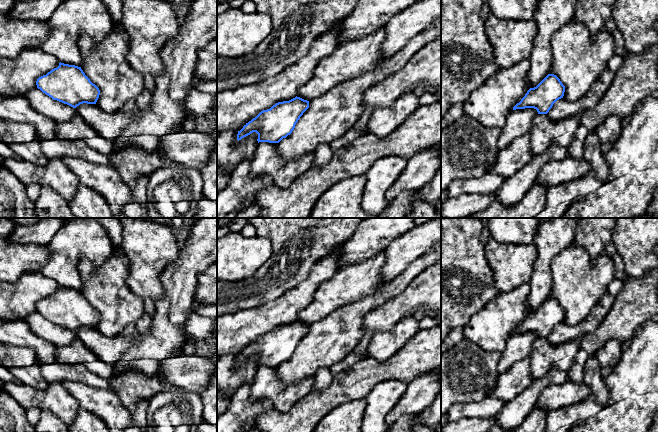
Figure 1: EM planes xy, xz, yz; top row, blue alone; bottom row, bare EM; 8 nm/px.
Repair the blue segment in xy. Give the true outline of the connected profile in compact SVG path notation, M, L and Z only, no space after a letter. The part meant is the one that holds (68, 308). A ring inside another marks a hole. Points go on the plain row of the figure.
M122 254L113 255L102 265L96 266L88 259L82 258L78 265L78 271L83 281L80 291L59 287L57 292L52 293L46 299L36 305L37 312L43 317L64 328L76 332L80 328L96 328L100 333L108 337L114 337L122 333L128 325L136 325L146 313L142 298L131 291L127 285L128 259Z

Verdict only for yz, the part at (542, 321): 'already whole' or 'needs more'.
needs more

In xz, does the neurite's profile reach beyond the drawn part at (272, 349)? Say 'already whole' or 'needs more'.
needs more

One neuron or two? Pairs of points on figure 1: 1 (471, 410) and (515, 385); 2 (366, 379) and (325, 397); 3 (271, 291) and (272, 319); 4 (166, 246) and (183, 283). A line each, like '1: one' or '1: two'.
1: two
2: one
3: two
4: two

